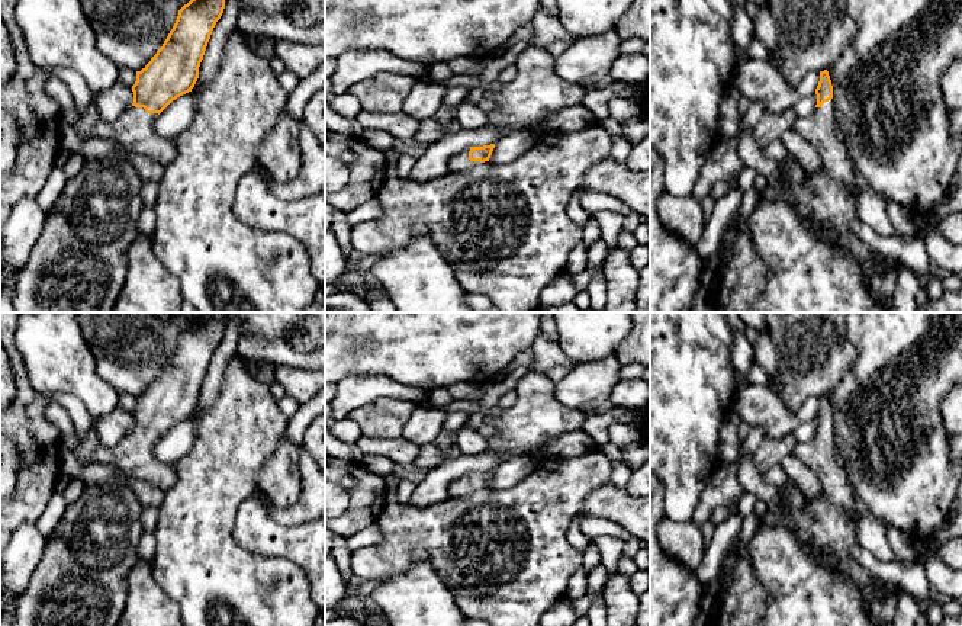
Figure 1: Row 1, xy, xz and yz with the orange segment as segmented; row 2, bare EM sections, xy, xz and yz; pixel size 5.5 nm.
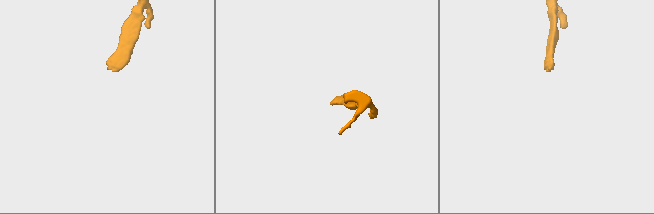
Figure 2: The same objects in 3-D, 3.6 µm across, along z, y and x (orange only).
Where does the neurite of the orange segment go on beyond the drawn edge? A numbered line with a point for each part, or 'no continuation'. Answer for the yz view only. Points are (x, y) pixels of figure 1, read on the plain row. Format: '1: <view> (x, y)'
1: yz (826, 529)

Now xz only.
1: xz (459, 487)

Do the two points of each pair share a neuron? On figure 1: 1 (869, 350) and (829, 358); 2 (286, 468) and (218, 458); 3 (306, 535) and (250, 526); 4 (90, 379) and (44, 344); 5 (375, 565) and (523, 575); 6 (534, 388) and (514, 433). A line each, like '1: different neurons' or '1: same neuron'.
1: different neurons
2: different neurons
3: same neuron
4: same neuron
5: same neuron
6: same neuron

